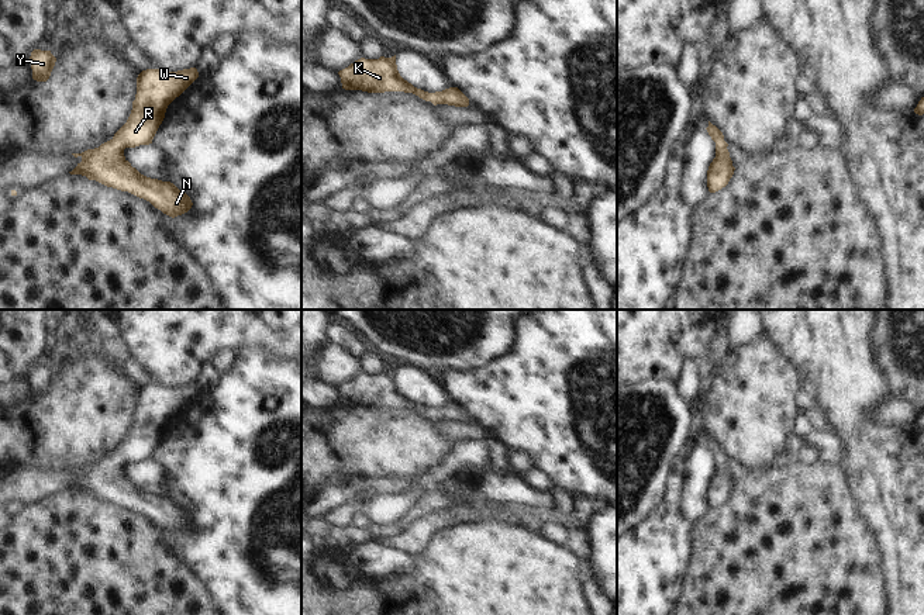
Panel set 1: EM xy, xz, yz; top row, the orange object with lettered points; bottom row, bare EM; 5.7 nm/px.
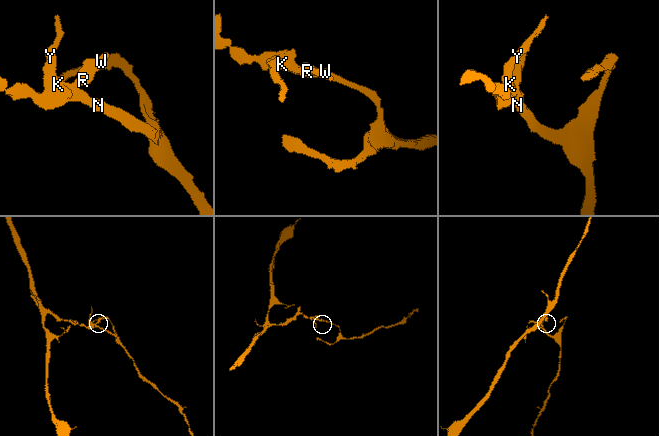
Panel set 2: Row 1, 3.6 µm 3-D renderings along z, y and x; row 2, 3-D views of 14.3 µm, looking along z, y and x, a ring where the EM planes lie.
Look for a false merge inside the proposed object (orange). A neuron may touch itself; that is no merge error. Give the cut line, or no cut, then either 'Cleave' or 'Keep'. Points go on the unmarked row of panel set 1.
No split. Keep.

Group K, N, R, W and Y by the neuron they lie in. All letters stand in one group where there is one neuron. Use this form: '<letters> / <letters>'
K N R W Y

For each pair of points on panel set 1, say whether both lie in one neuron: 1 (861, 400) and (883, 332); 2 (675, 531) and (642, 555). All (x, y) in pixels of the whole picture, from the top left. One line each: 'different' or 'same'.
1: different
2: same

